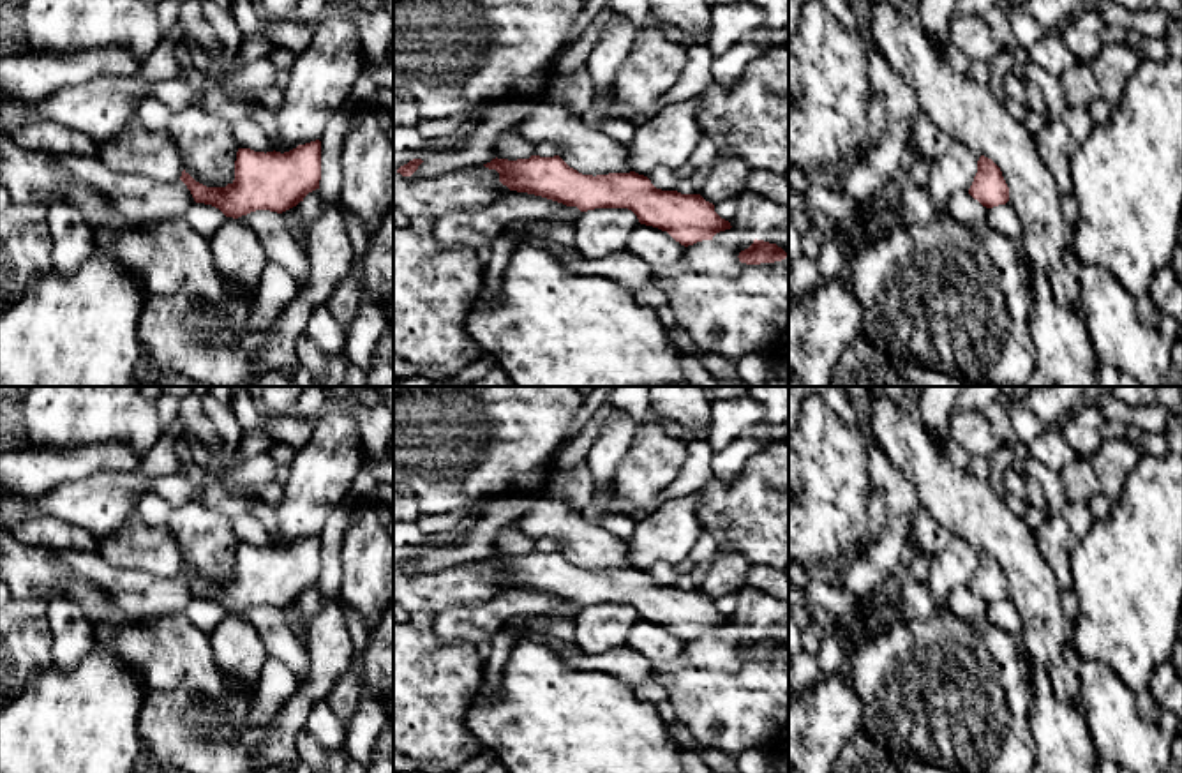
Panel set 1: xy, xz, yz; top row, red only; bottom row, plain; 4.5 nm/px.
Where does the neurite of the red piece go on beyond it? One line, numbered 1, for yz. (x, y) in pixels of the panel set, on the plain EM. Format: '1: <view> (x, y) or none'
1: none

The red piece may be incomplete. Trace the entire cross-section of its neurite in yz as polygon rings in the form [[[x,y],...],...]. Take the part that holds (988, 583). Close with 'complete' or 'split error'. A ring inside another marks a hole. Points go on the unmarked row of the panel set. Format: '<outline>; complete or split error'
[[[984,551],[979,552],[977,568],[969,589],[986,604],[1006,600],[1009,597],[1009,582],[1000,563],[991,554]]]; complete

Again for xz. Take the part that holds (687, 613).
[[[559,551],[517,556],[496,552],[483,561],[496,565],[499,577],[510,586],[577,602],[580,607],[628,604],[640,619],[667,627],[685,642],[713,635],[716,628],[732,623],[700,589],[656,584],[647,572],[635,567],[582,570]]]; complete

